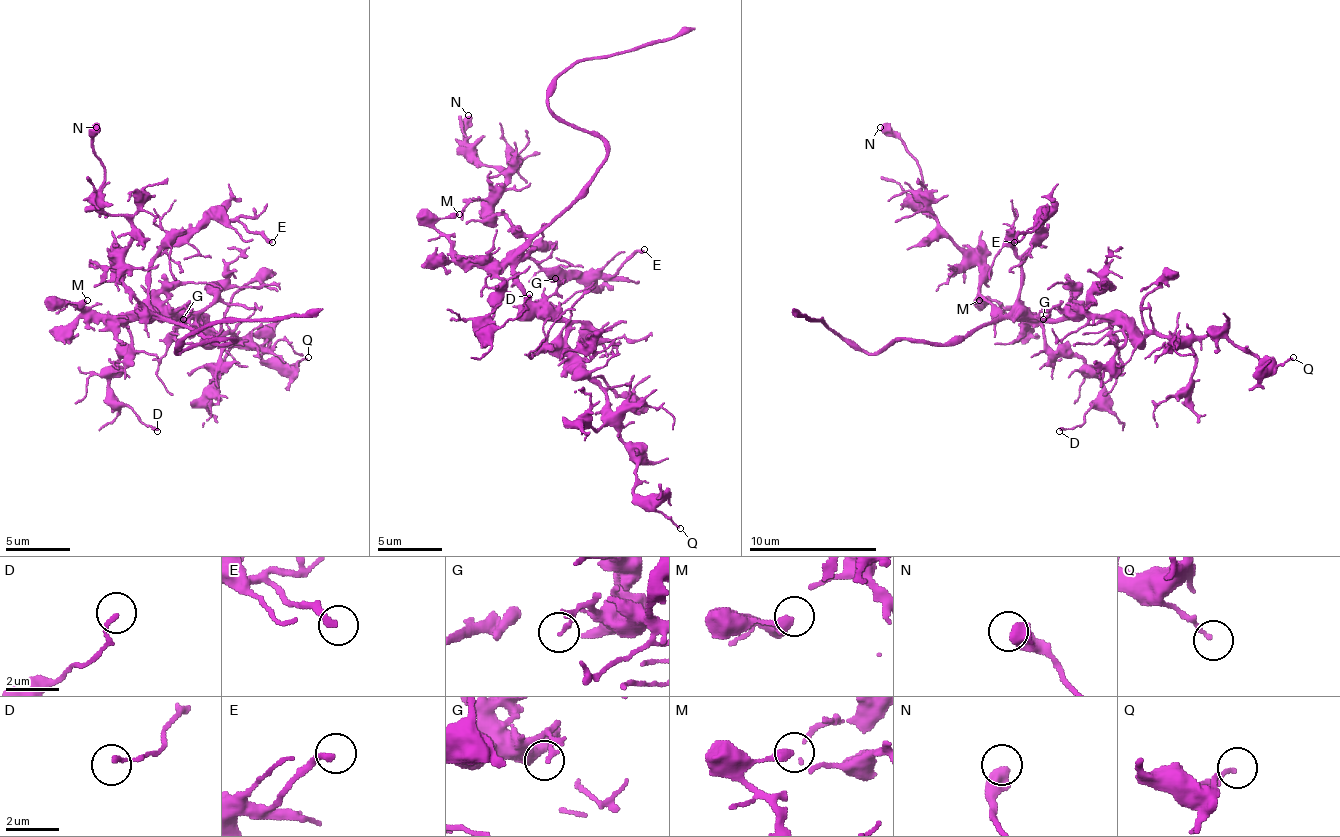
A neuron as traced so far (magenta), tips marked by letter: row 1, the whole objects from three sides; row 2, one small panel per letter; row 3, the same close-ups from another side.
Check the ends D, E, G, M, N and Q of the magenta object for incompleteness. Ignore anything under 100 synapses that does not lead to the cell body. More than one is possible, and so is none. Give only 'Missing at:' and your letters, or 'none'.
Missing at: none

